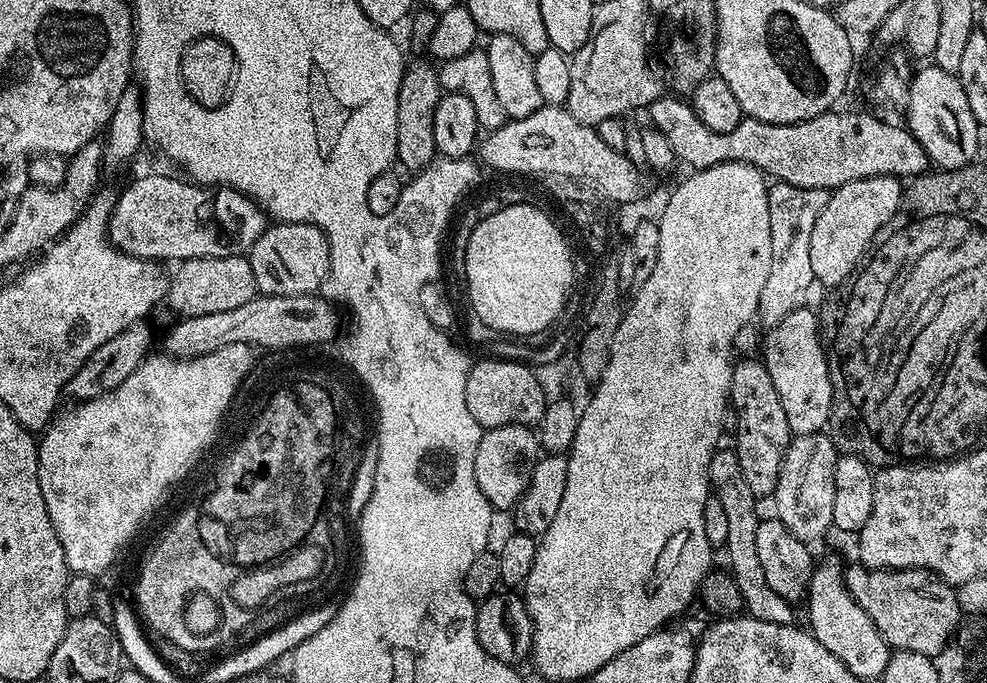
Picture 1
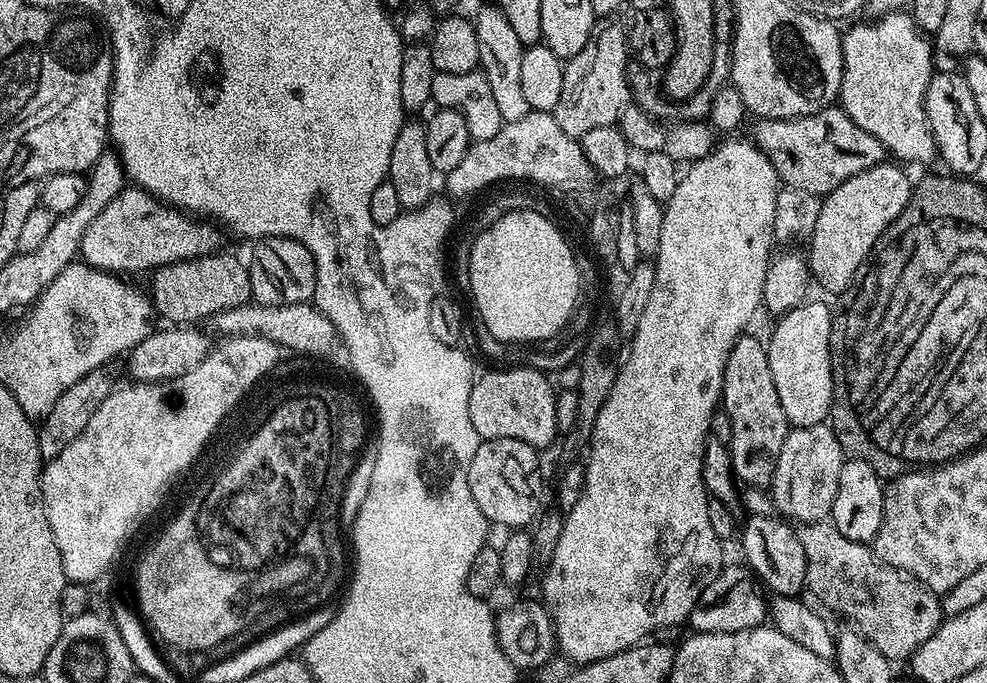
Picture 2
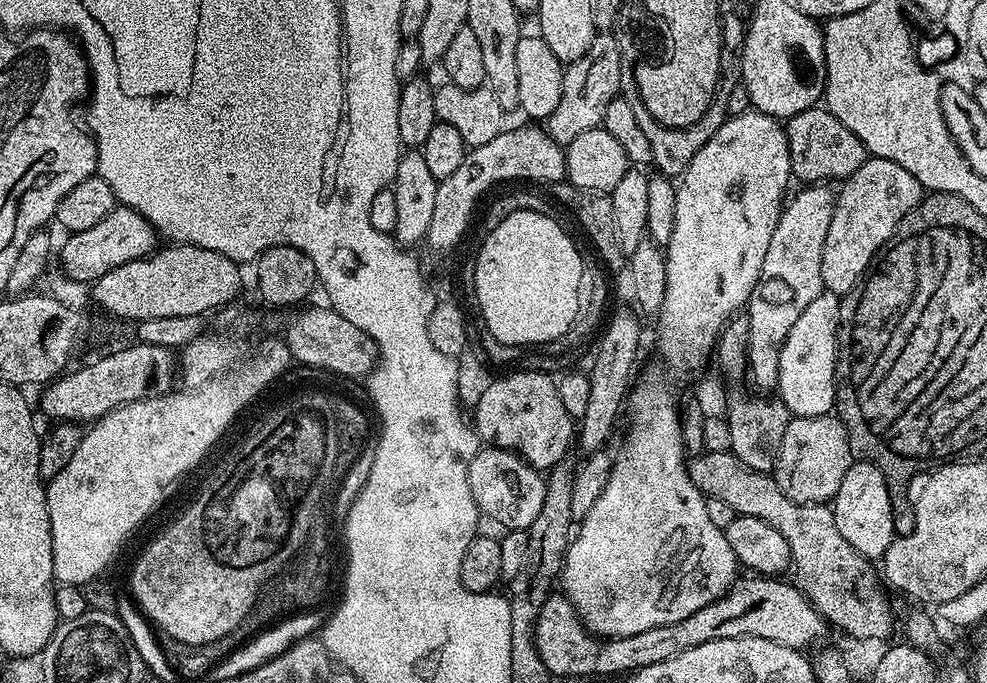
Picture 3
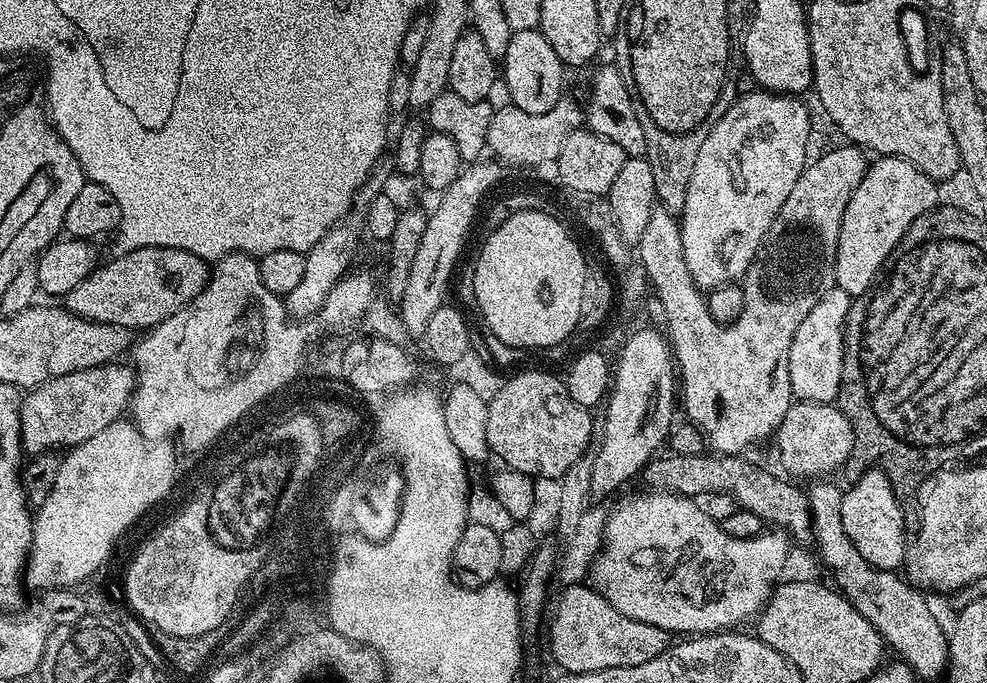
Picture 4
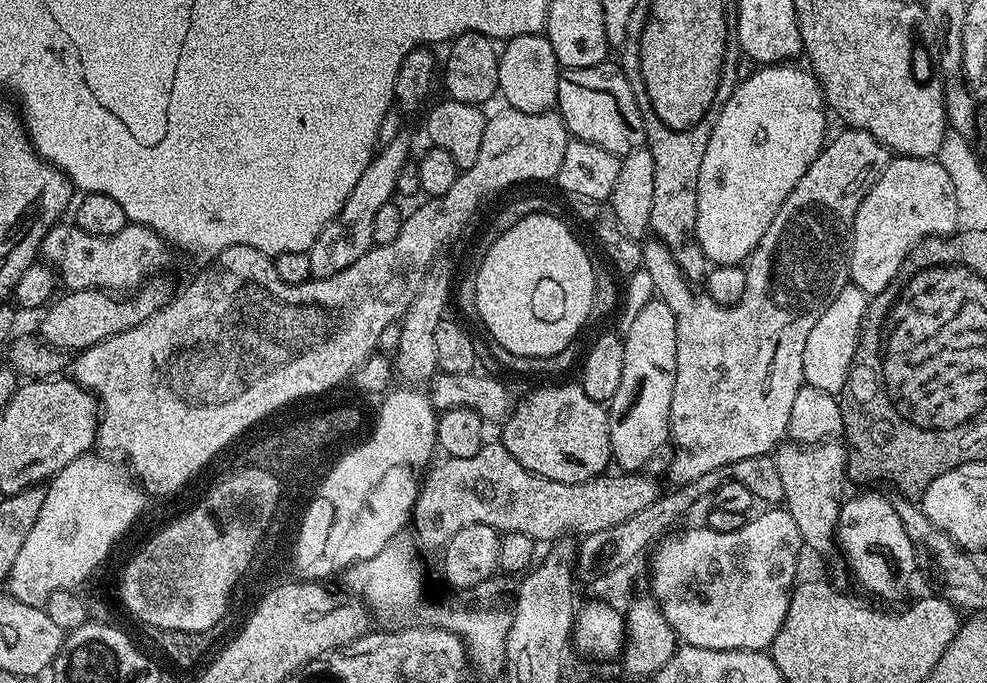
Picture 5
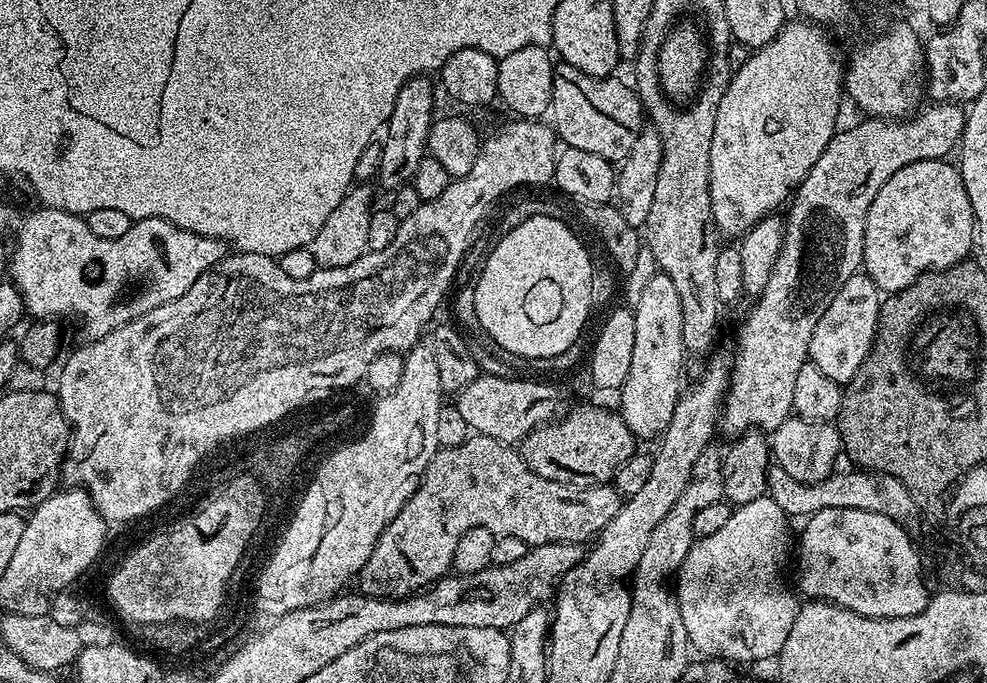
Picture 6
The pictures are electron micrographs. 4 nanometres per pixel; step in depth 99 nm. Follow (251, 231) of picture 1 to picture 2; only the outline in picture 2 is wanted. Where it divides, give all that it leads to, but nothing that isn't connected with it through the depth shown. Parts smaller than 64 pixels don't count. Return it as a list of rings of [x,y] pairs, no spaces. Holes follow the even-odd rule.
[[[126,186],[86,226],[79,259],[103,272],[129,274],[157,270],[180,260],[219,253],[225,246],[225,233],[213,221],[189,214],[152,196],[144,188]]]

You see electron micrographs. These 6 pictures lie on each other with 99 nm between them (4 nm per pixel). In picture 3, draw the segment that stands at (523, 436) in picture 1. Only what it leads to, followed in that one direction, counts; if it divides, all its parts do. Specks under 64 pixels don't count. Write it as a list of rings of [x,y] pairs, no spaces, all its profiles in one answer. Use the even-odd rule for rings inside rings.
[[[481,447],[474,454],[468,467],[470,494],[476,507],[485,517],[488,516],[504,530],[526,530],[538,518],[542,510],[542,502],[546,502],[545,477],[541,469],[531,468],[518,454],[510,450]]]

